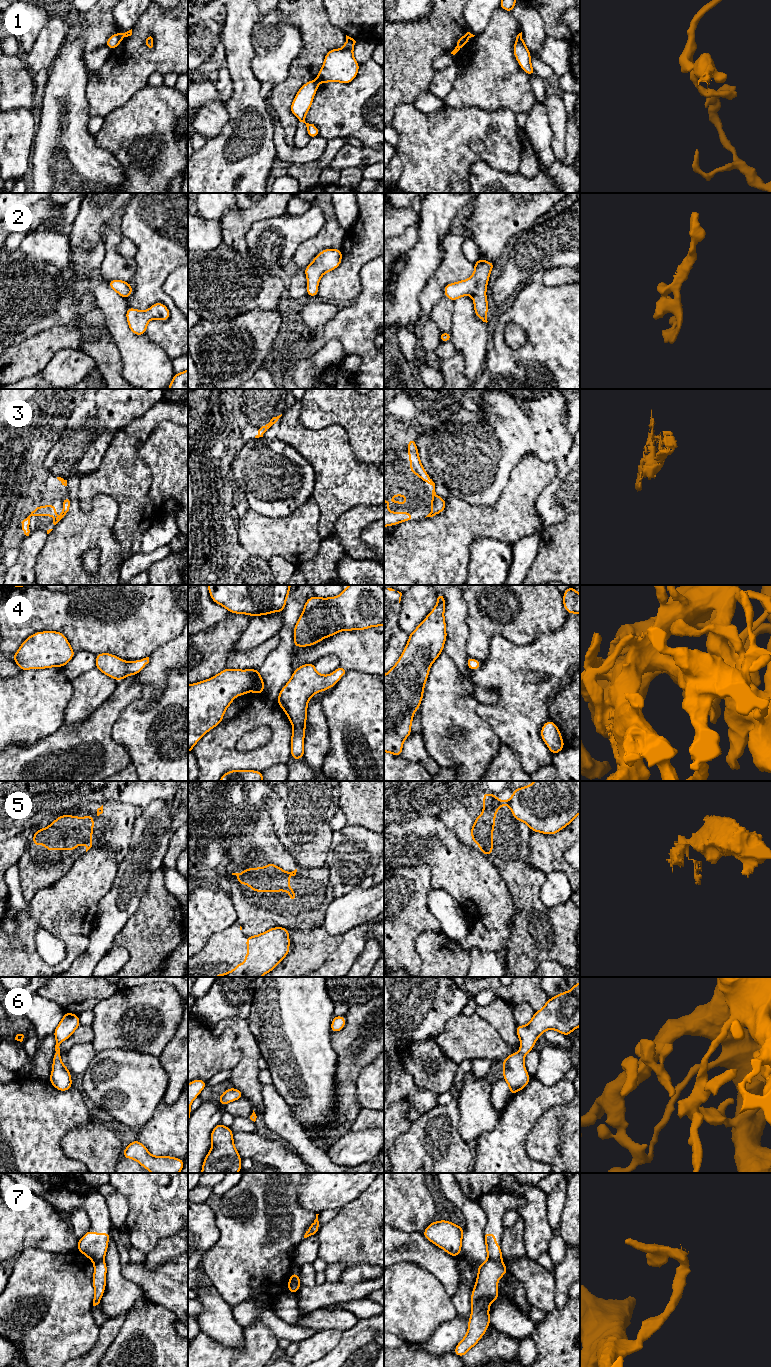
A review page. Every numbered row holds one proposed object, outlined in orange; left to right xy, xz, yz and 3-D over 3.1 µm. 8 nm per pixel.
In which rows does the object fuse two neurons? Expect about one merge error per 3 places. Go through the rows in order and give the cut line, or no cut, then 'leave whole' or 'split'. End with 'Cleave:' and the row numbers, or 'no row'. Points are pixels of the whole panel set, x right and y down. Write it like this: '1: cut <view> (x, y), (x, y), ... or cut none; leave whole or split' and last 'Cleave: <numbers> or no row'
1: cut xz (316, 80), (318, 83); split
2: cut none; leave whole
3: cut none; leave whole
4: cut none; leave whole
5: cut yz (483, 811), (490, 813), (489, 832); split
6: cut none; leave whole
7: cut yz (488, 1258), (501, 1263); split
Cleave: 1, 5, 7

